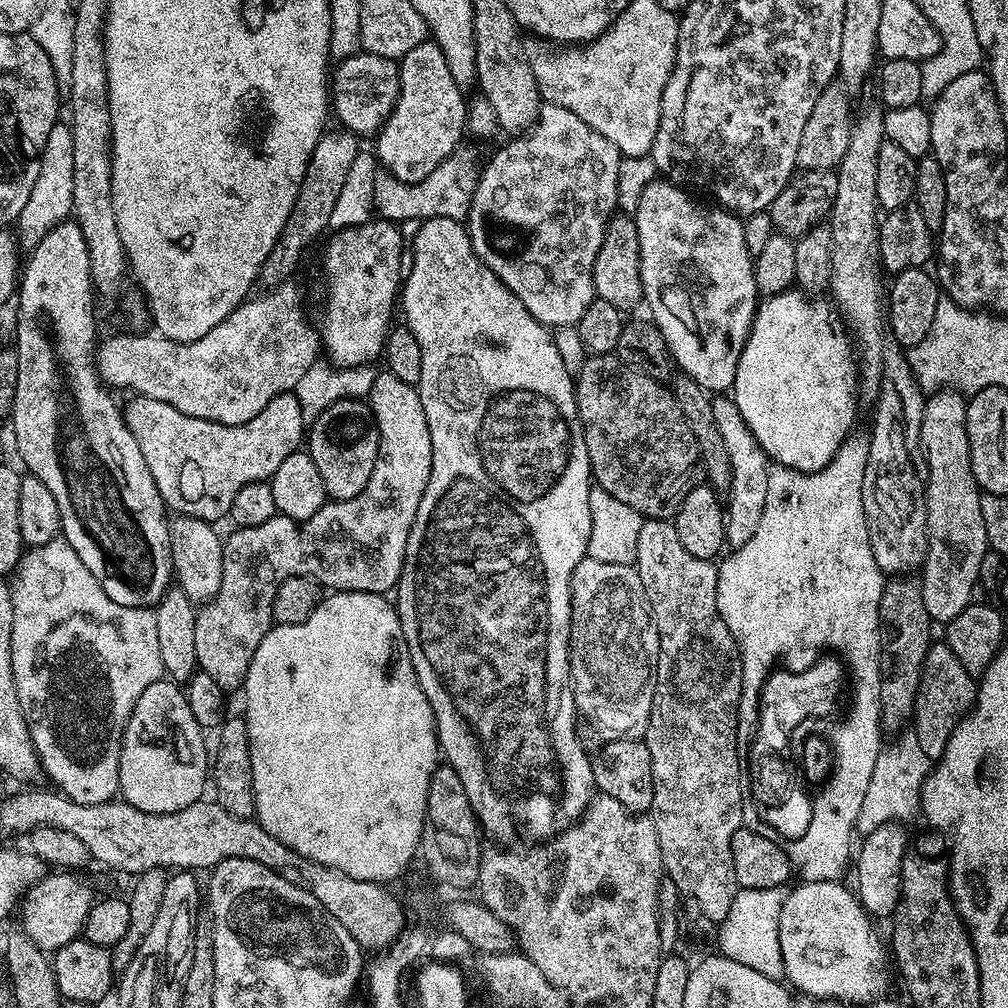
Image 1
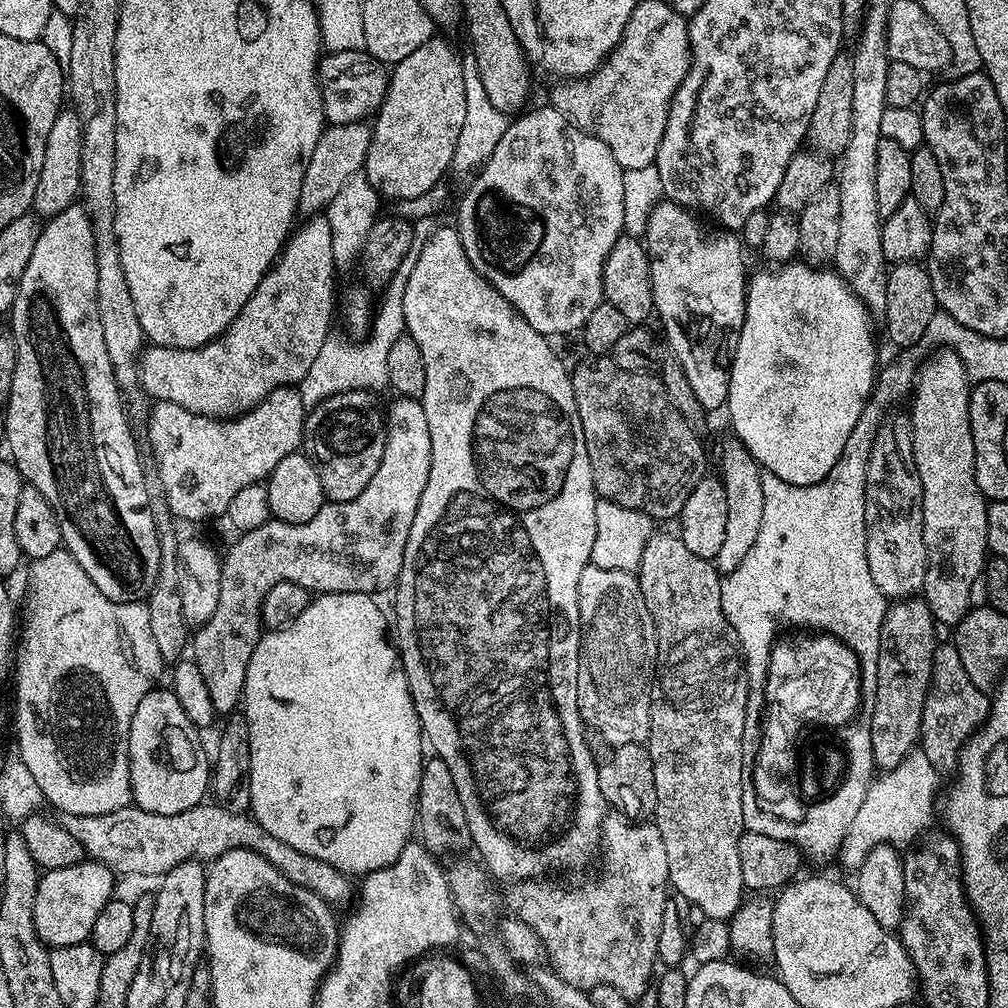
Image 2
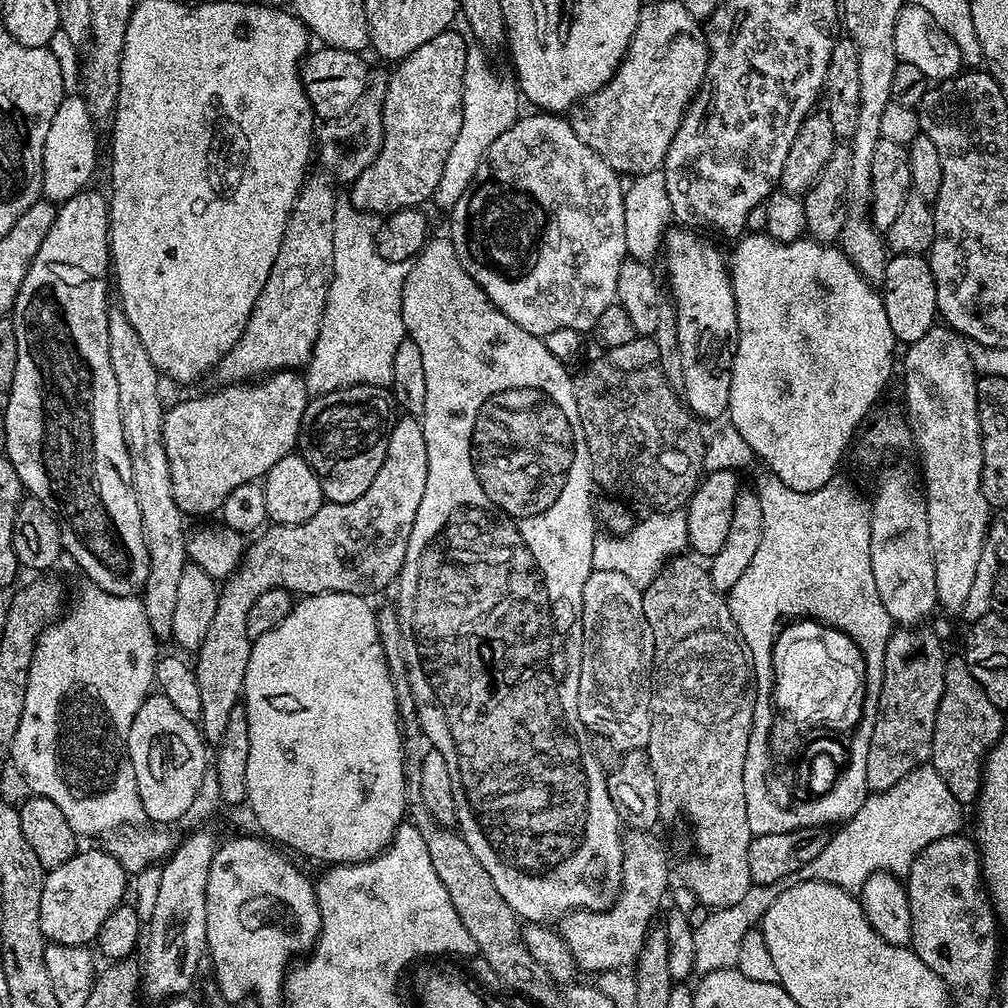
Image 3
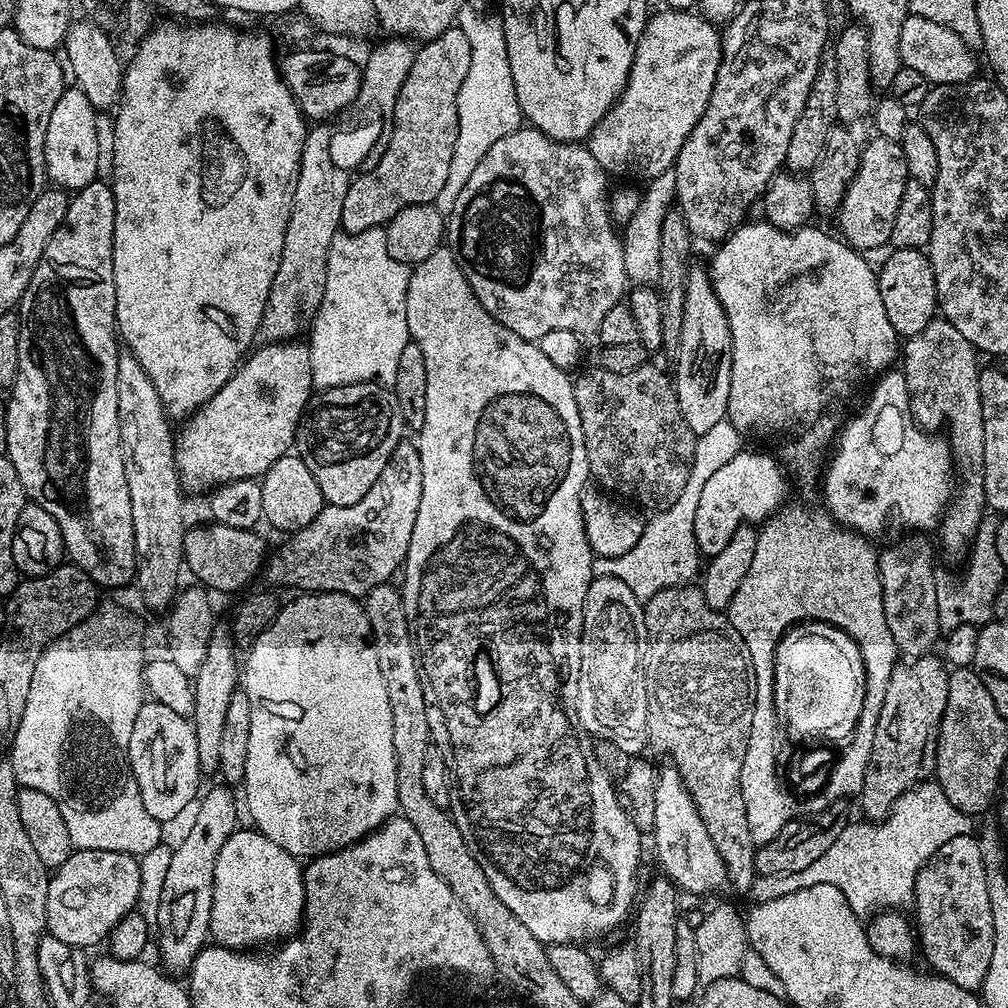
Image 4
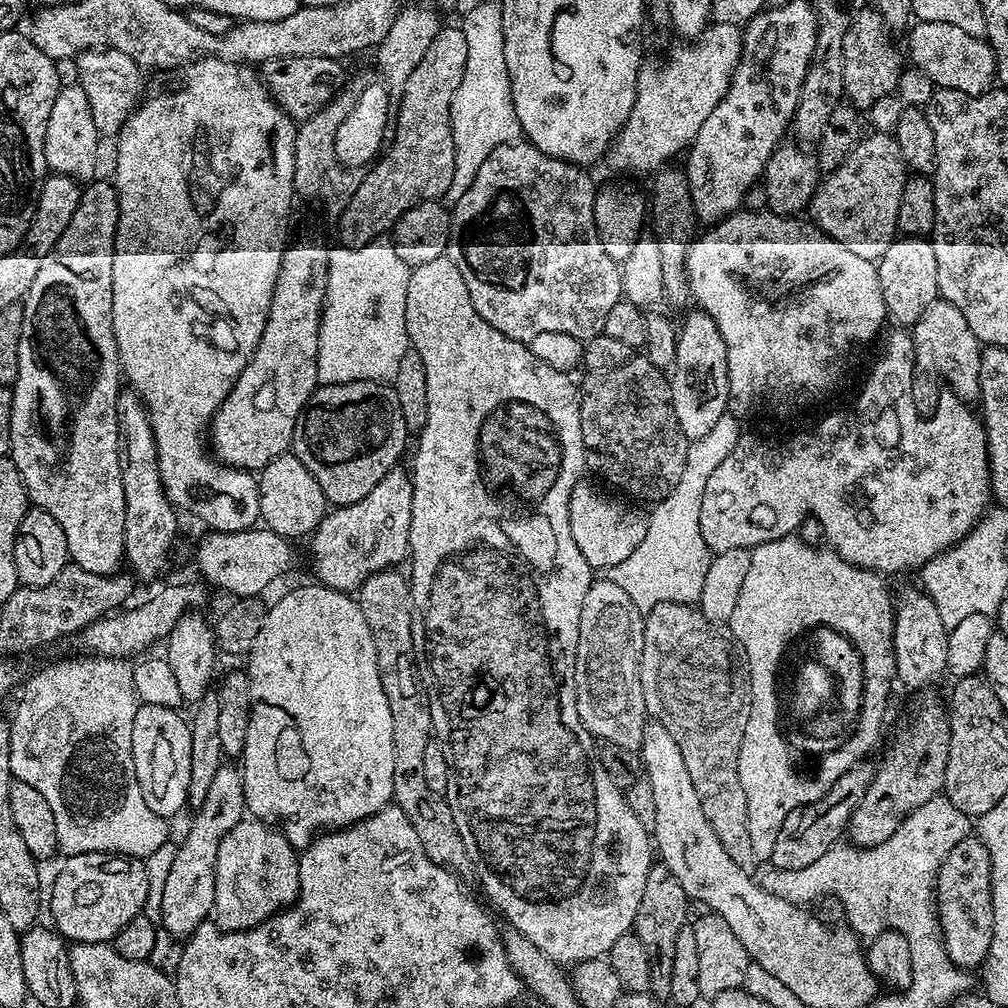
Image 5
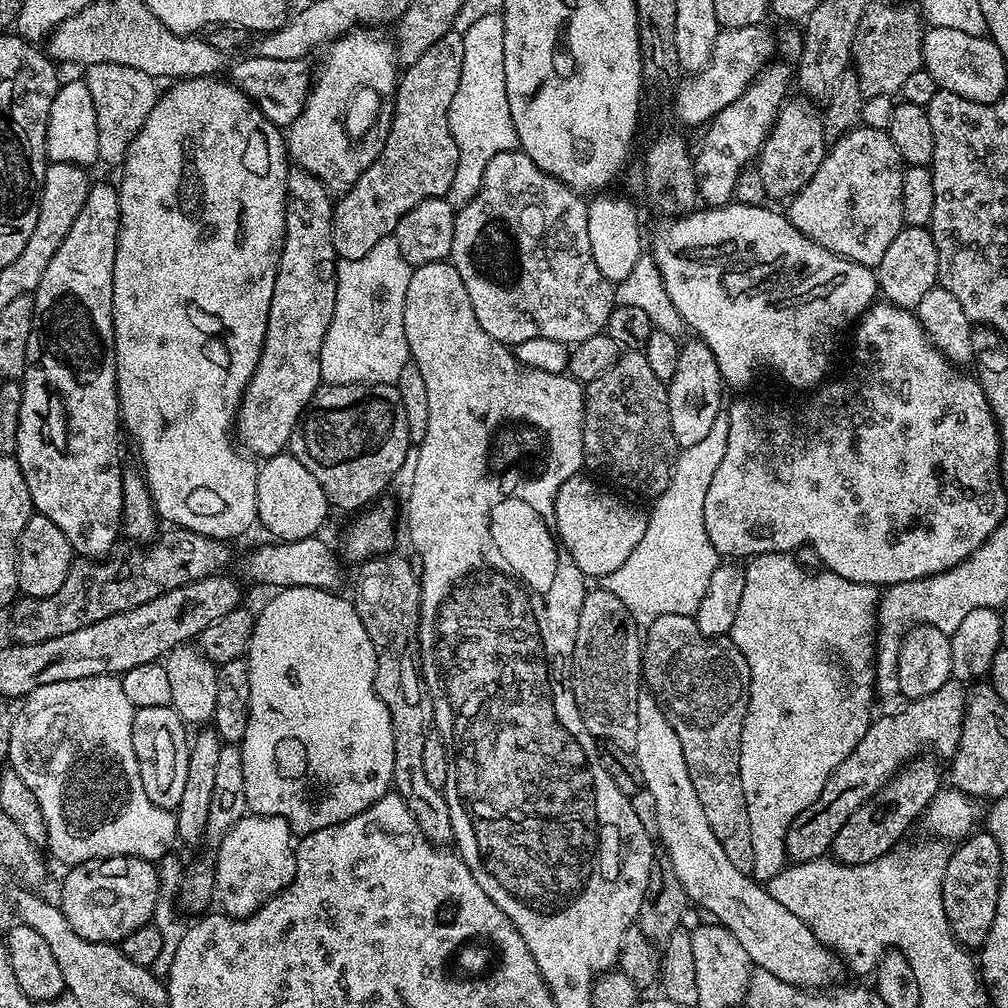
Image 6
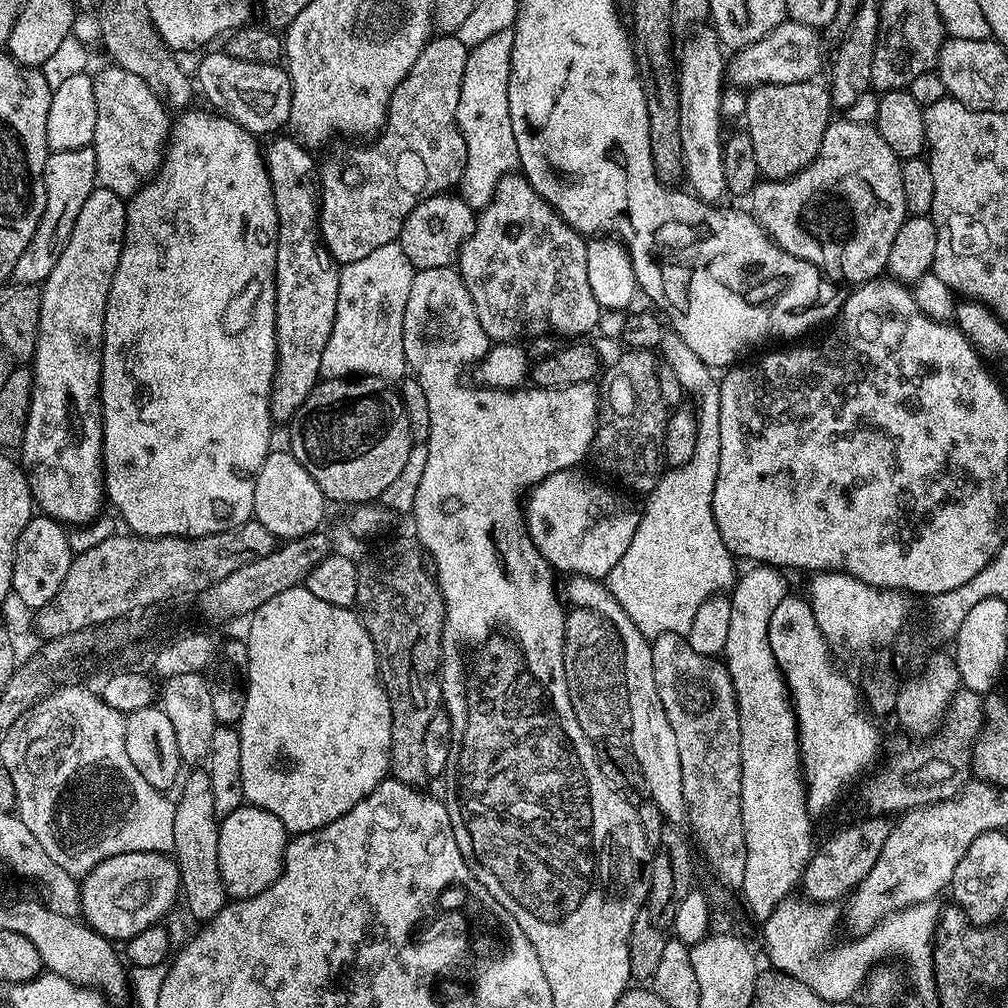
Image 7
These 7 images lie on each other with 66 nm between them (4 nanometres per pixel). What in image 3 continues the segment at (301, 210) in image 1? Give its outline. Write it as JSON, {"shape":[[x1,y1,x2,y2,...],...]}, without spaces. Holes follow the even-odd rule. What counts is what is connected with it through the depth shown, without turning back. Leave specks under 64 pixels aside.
{"shape":[[373,79,362,94,362,98,358,98,358,102,345,116,337,120,327,121,321,132,319,129,318,156,321,156,336,171,337,177,335,176,335,179,337,181,340,179,351,182,358,179,368,169,370,162,374,162,384,137,382,114,384,113,387,86,387,79],[347,144,356,144,356,149,353,152,346,153,345,156,340,156,340,148,346,147]]}

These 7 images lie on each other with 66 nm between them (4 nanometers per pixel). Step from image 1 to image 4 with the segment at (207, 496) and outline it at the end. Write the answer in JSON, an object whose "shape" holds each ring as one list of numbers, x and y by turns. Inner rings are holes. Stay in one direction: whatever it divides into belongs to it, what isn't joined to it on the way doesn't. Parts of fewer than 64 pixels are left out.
{"shape":[[293,338,291,340,281,340,279,342,268,342,263,345,265,348,257,347,237,368,235,374,226,382,226,386,222,386,222,390,218,390,218,394,214,394,214,398,210,398,197,412,192,413,179,425,178,431,174,436,176,446,176,469,180,472,180,483,185,489,188,488,192,492,204,492,215,490,222,484,233,484,235,480,256,480,263,477,266,470,270,470,270,466,274,466,274,462,278,462,278,458,289,455,293,451,296,443,296,431,298,430,298,422,302,418,305,406,314,395,312,386,312,375,310,374,310,350,307,343,303,339]]}

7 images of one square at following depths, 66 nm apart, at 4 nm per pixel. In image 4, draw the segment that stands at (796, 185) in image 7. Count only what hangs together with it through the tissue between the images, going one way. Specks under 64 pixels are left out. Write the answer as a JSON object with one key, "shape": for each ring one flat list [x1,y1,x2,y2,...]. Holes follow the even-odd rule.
{"shape":[[873,135,871,139,872,141,869,144,865,143,863,145,860,154,860,165,842,198,842,206,838,213,841,232,839,232,839,235,857,250,880,248,888,244,890,230,894,230,894,218,898,215,898,206,902,202,902,190,906,190,910,179,906,166,906,154,902,154,900,142,877,135]]}

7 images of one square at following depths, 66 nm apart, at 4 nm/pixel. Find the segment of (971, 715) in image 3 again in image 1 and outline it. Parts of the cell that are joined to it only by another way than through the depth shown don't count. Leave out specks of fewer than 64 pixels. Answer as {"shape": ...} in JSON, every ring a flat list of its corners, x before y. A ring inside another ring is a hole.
{"shape":[[933,642,926,650,926,658,922,662,918,692,912,707,910,728,916,734,918,745,932,762,940,759,946,750,946,742,950,742,950,734,960,721,972,710,976,702,977,681,968,673,966,666,958,662,954,650,943,642]]}

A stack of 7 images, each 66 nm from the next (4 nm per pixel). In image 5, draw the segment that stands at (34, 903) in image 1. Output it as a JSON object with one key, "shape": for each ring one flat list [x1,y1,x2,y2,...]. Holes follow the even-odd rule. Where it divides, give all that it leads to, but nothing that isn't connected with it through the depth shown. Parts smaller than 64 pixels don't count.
{"shape":[[87,852,68,856,52,884,52,920,57,932,72,944,107,944,115,941,118,930,144,911,147,900,145,861,135,856,110,852]]}

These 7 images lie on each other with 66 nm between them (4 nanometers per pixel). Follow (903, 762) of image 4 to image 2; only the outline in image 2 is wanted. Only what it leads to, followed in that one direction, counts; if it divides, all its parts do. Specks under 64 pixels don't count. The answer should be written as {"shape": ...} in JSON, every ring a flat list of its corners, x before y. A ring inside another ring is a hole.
{"shape":[[919,595,893,600,880,627,878,682,874,690,872,715,867,717,873,762,880,770,897,767,917,747,922,726,922,706,932,681,938,625,928,603]]}

